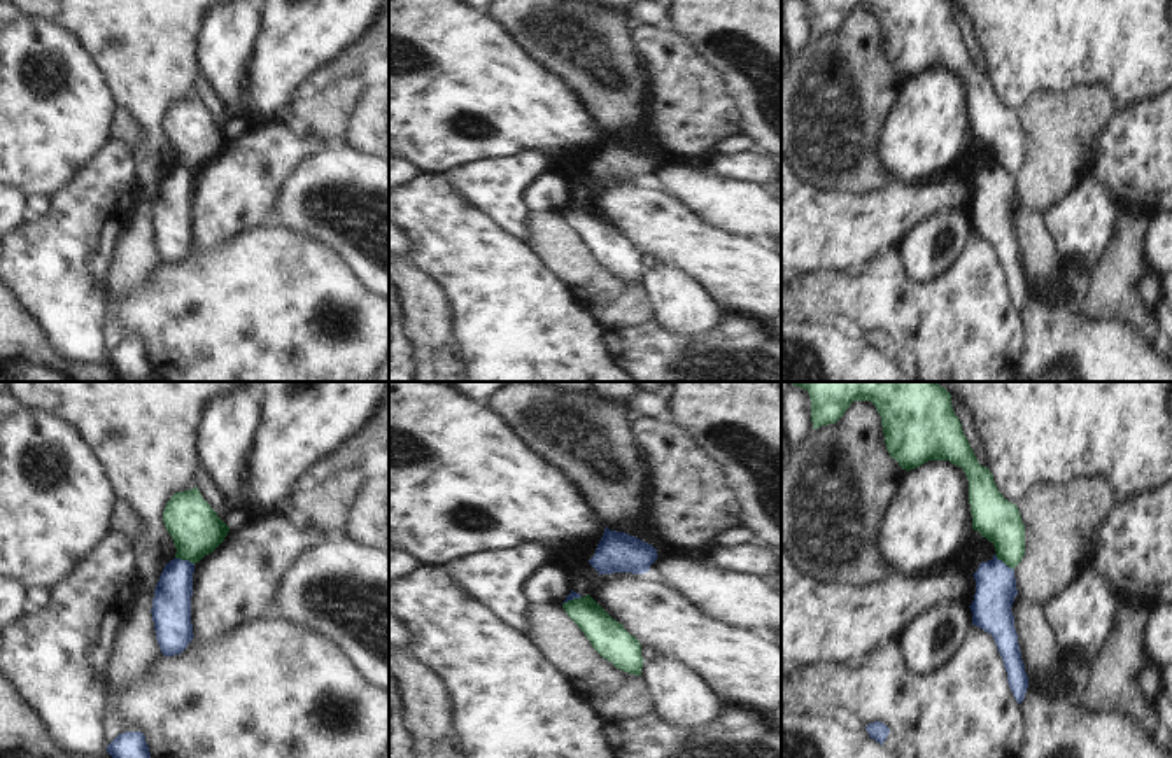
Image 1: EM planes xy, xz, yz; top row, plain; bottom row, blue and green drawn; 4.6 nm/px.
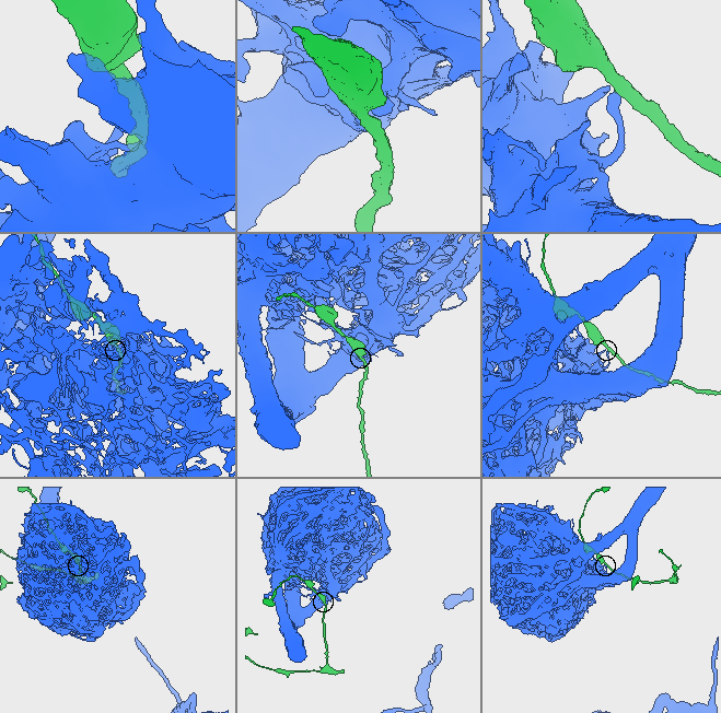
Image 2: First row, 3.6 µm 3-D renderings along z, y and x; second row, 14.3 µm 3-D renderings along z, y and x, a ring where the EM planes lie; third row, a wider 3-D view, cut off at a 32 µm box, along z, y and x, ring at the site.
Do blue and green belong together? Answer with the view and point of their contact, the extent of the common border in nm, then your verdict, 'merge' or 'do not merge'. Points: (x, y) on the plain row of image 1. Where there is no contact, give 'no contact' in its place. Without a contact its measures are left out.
yz (1002, 170) | 120 nm | do not merge

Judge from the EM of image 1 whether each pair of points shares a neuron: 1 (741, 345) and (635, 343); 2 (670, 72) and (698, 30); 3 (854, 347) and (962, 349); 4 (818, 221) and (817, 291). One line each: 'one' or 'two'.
1: one
2: two
3: two
4: two

